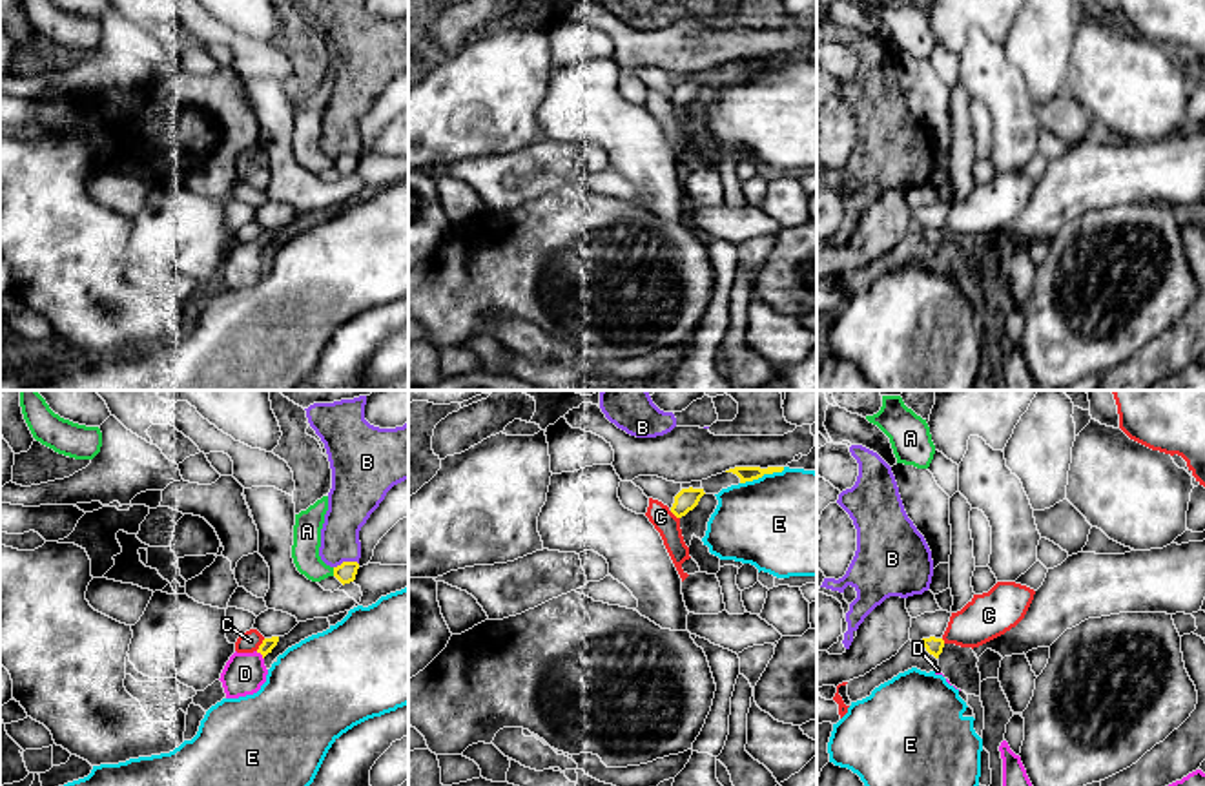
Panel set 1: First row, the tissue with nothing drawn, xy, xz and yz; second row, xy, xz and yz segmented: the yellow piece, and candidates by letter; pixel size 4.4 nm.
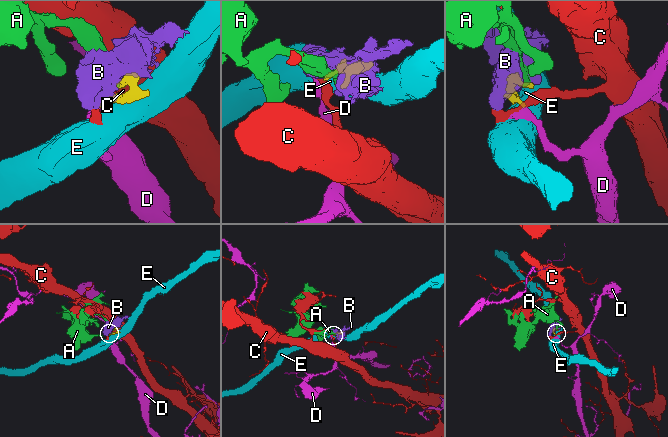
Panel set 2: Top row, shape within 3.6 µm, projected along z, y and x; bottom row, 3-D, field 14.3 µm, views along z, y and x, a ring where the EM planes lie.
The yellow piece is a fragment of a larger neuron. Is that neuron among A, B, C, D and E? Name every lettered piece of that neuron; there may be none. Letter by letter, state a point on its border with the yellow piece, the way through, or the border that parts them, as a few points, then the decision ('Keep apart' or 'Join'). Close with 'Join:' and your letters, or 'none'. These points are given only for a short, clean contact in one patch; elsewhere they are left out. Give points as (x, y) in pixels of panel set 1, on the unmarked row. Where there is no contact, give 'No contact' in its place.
A: Touches yellow at xy (334, 163). Boundary: xy (332, 159), (334, 166). Keep apart
B: Touches yellow at xy (345, 154). Keep apart
C: Touches yellow at xy (261, 236). Boundary: xy (265, 230), (256, 241). Keep apart
D: Touches yellow at xy (261, 245). Path across: xy (268, 236), (261, 245), (245, 265). Join
E: Touches yellow at xz (762, 66). Boundary: xz (784, 59), (741, 75). Keep apart
Join: D

